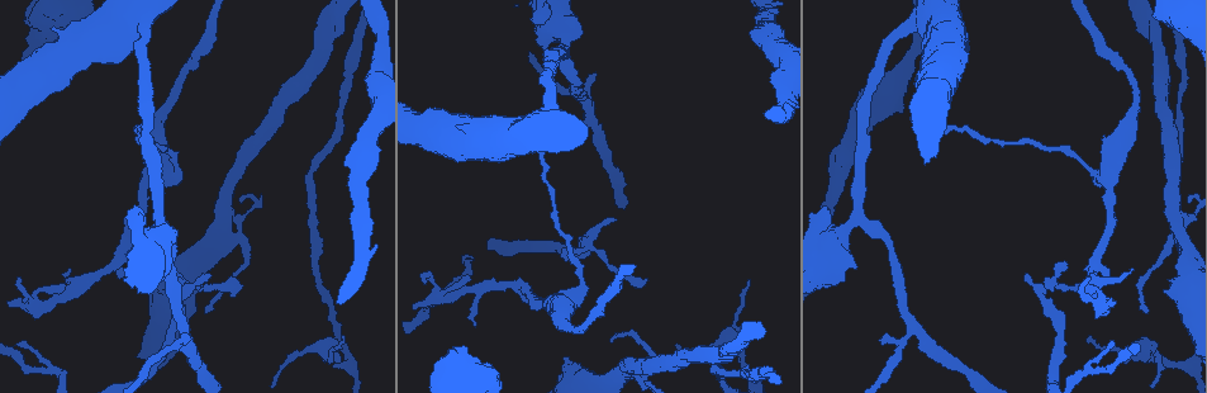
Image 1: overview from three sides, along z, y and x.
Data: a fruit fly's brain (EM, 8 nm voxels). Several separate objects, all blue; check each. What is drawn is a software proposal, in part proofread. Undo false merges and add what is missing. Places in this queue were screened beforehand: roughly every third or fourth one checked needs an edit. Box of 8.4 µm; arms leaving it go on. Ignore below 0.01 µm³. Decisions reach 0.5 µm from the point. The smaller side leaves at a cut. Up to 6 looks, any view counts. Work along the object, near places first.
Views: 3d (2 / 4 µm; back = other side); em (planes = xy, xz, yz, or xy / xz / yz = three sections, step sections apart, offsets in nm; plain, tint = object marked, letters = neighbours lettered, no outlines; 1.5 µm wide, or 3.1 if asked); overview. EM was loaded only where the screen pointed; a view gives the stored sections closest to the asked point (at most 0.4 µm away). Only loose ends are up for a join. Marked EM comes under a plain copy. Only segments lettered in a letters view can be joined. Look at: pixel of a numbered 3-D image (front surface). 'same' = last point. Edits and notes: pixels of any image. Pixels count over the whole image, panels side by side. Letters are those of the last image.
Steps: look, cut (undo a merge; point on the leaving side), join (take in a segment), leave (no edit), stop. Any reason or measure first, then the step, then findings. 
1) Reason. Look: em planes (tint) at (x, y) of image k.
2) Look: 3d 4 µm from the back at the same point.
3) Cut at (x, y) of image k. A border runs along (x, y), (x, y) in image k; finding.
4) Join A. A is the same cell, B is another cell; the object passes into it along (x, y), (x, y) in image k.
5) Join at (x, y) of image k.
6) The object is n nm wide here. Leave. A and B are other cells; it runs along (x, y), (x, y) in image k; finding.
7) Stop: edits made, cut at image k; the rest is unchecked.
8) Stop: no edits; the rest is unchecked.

A fork. Look: em planes (tint) at (590, 239) of image 1.

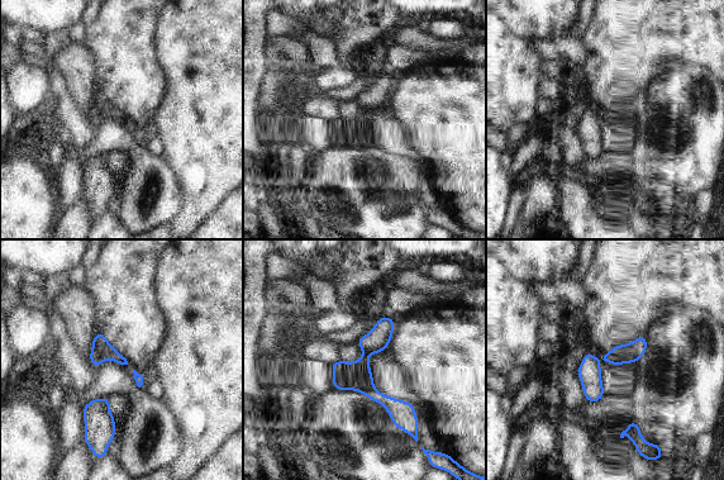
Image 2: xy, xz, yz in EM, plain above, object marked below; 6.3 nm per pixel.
What lies round it. Look: em planes (letters) at the same point.

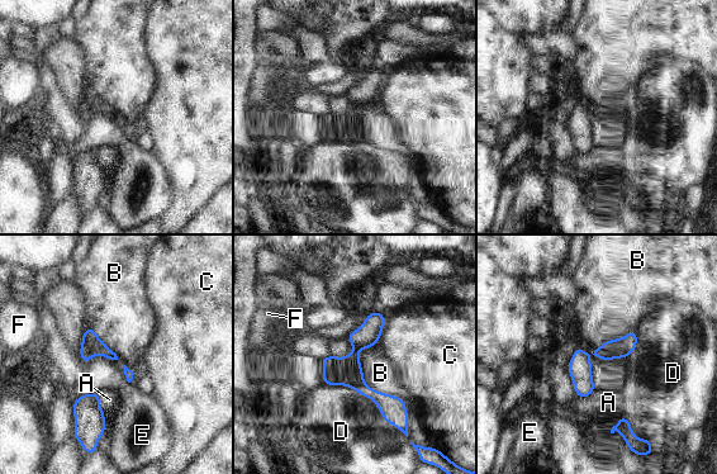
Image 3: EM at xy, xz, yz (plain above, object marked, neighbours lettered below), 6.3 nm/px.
Cut at (347, 370) of image 3. A, B, C, D, E and F are other cells; the part that leaves runs along (324, 361), (374, 394), (394, 421) in image 3; a second neuron is stuck on.

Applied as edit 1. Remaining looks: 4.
A narrow waist. Look: 3d 2 µm from the back at (172, 247) of image 1.

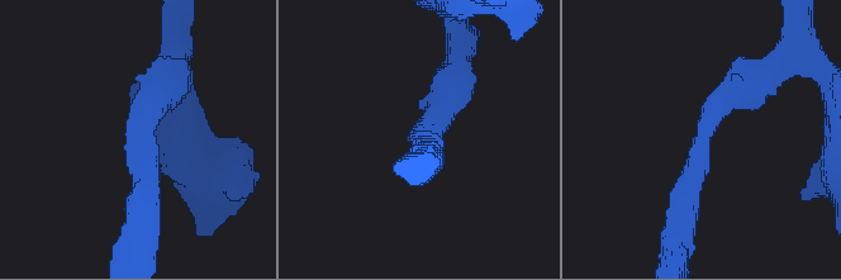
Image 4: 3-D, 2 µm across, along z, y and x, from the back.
The arms are 220, 240 nm wide. Look: em planes (letters) at (142, 134) of image 4.

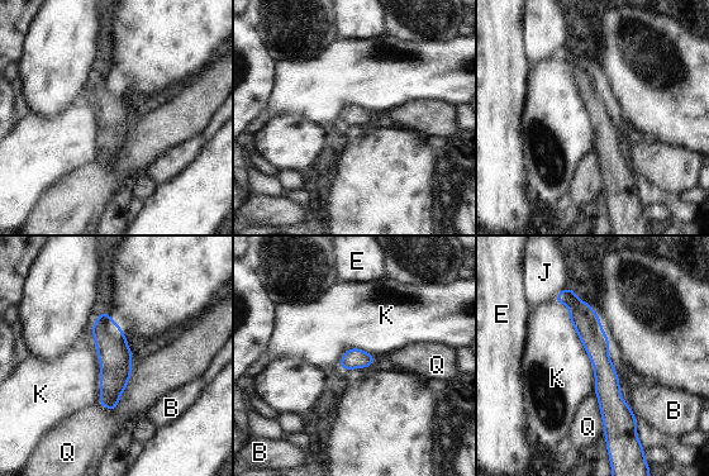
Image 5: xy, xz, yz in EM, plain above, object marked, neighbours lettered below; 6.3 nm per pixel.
The object is 130 nm wide here. Leave. B, E, J, K and Q are other cells; a border runs along (555, 300), (593, 365), (595, 394) in image 5; all the same neuron.

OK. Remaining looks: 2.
Branch stops here. Look: 3d 2 µm at (750, 281) of image 1.

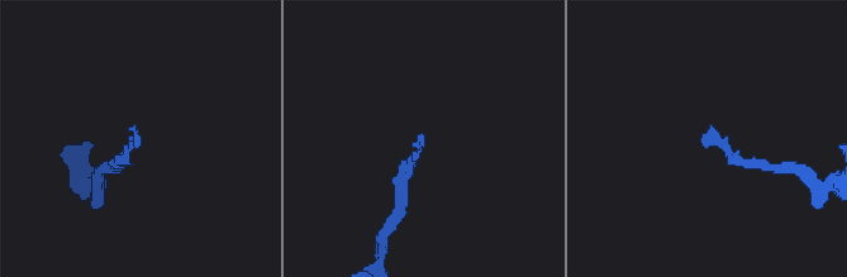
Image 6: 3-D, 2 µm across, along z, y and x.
Look: em planes (letters) at (423, 139) of image 6.

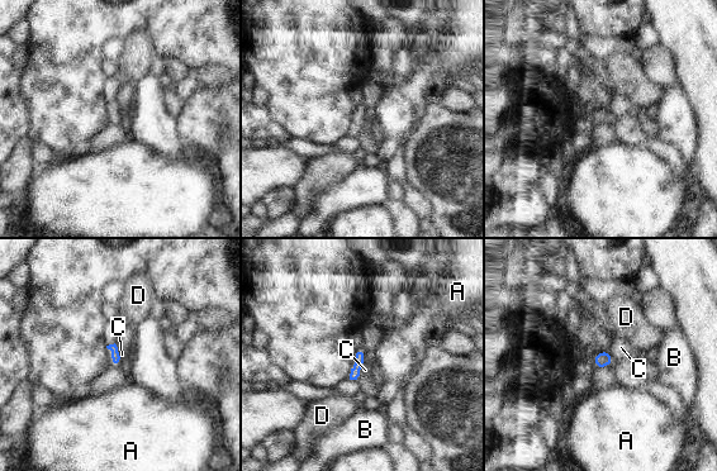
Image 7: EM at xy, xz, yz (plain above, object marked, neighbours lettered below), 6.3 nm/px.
Leave. A, B, C and D are other cells; a border runs along (608, 350), (615, 361) in image 7; no lettered segment goes on from it.

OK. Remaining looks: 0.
Stop: edits made, cut at image 3; the rest is unchecked.

